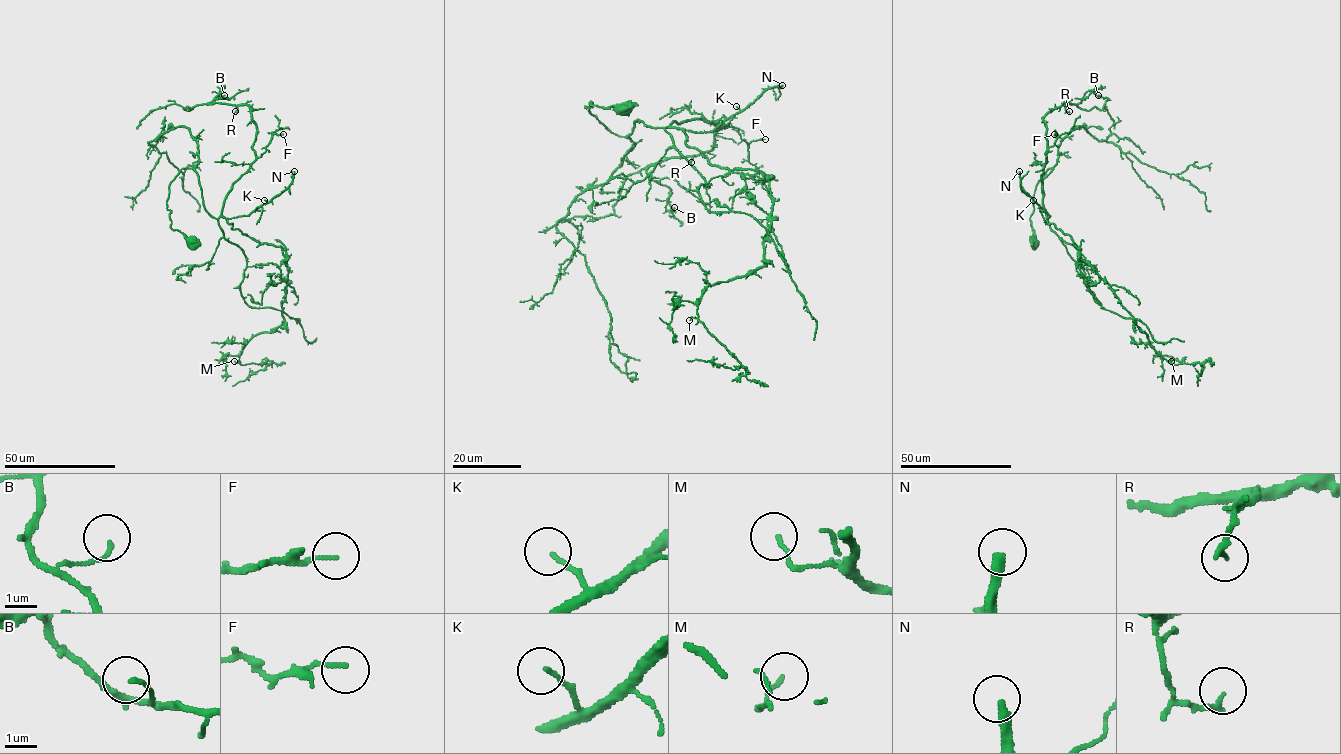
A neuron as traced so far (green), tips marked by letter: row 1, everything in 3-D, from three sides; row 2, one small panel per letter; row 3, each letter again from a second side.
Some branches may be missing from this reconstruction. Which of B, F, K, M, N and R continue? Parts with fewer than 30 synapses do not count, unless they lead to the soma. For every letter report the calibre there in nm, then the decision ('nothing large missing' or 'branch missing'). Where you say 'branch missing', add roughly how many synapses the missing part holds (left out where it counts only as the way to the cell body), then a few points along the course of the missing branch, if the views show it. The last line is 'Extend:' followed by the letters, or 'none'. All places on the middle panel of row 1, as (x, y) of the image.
B: 120 nm thick; nothing large missing
F: 130 nm thick; nothing large missing
K: 140 nm thick; nothing large missing
M: 120 nm thick; nothing large missing
N: 320 nm thick; branch missing; about 200 synapses; missing branch runs (782, 85), (800, 112), (782, 165), (797, 198), (801, 258), (792, 297), (772, 321), (762, 395)
R: 170 nm thick; nothing large missing
Extend: N

